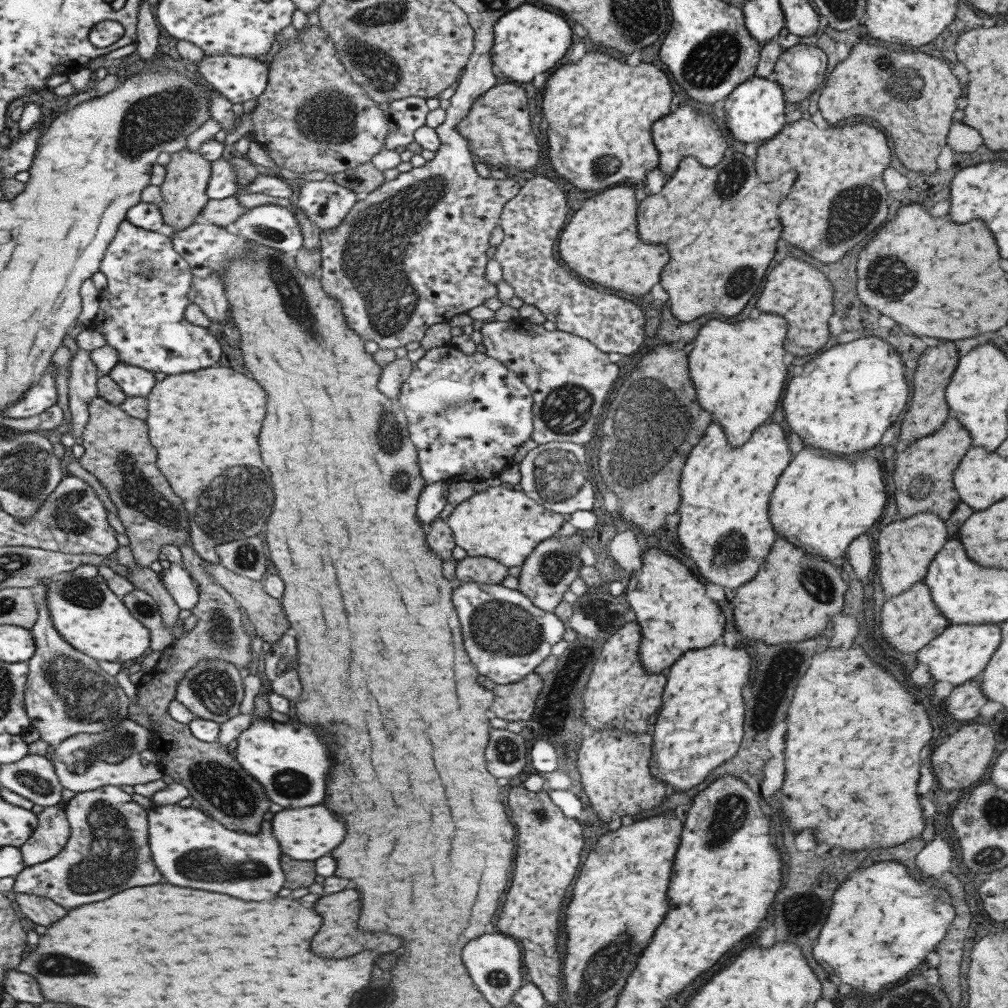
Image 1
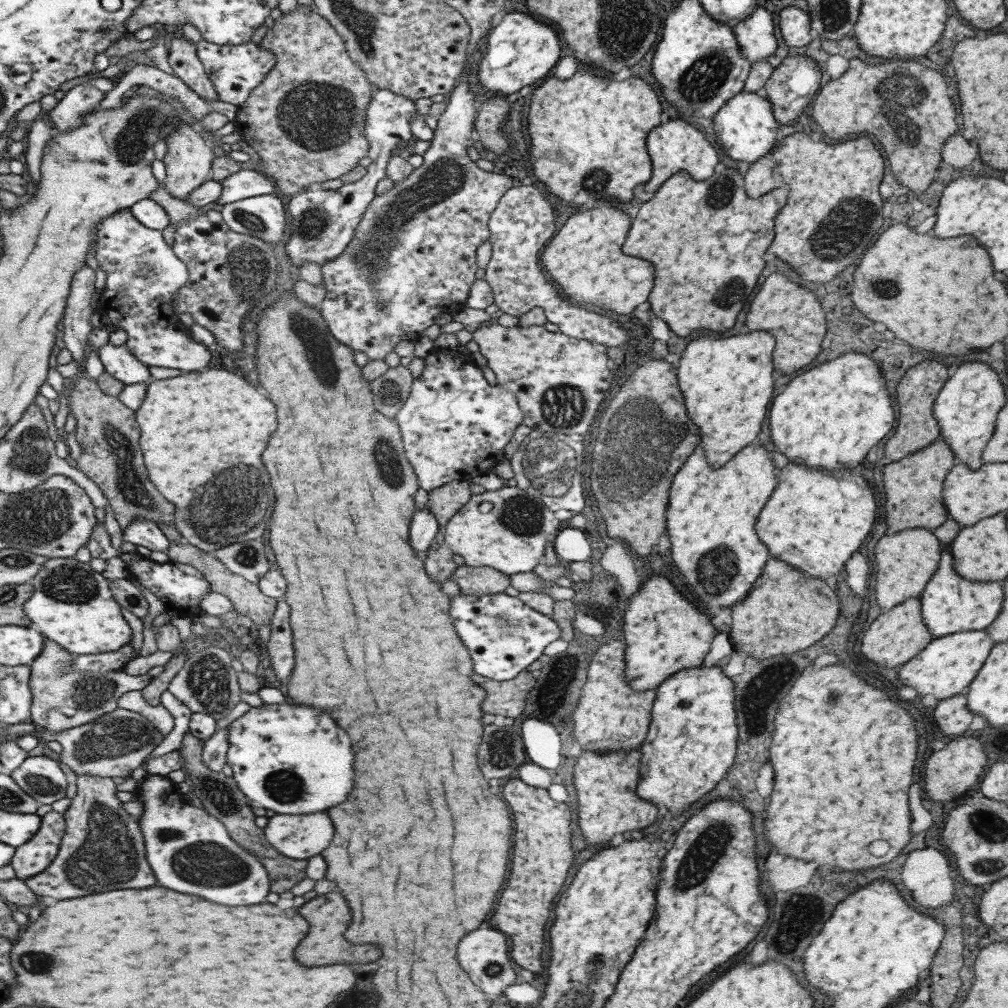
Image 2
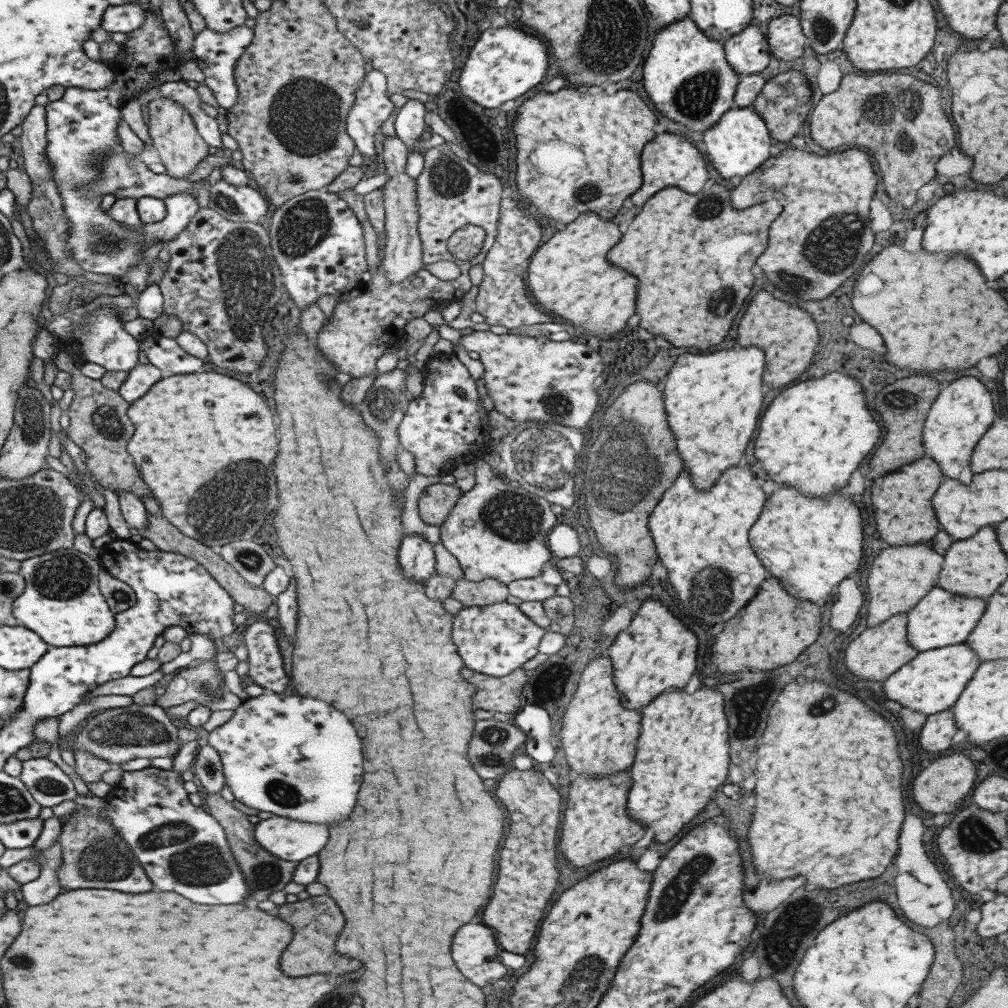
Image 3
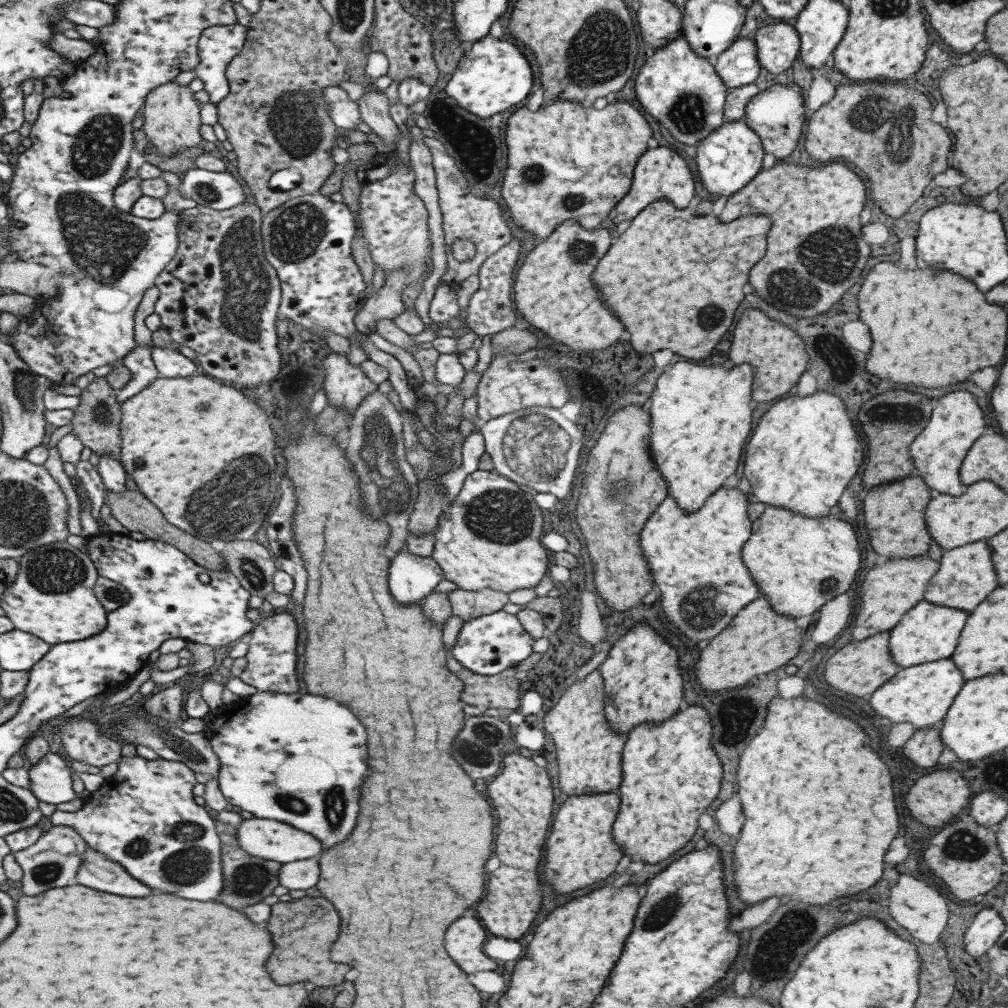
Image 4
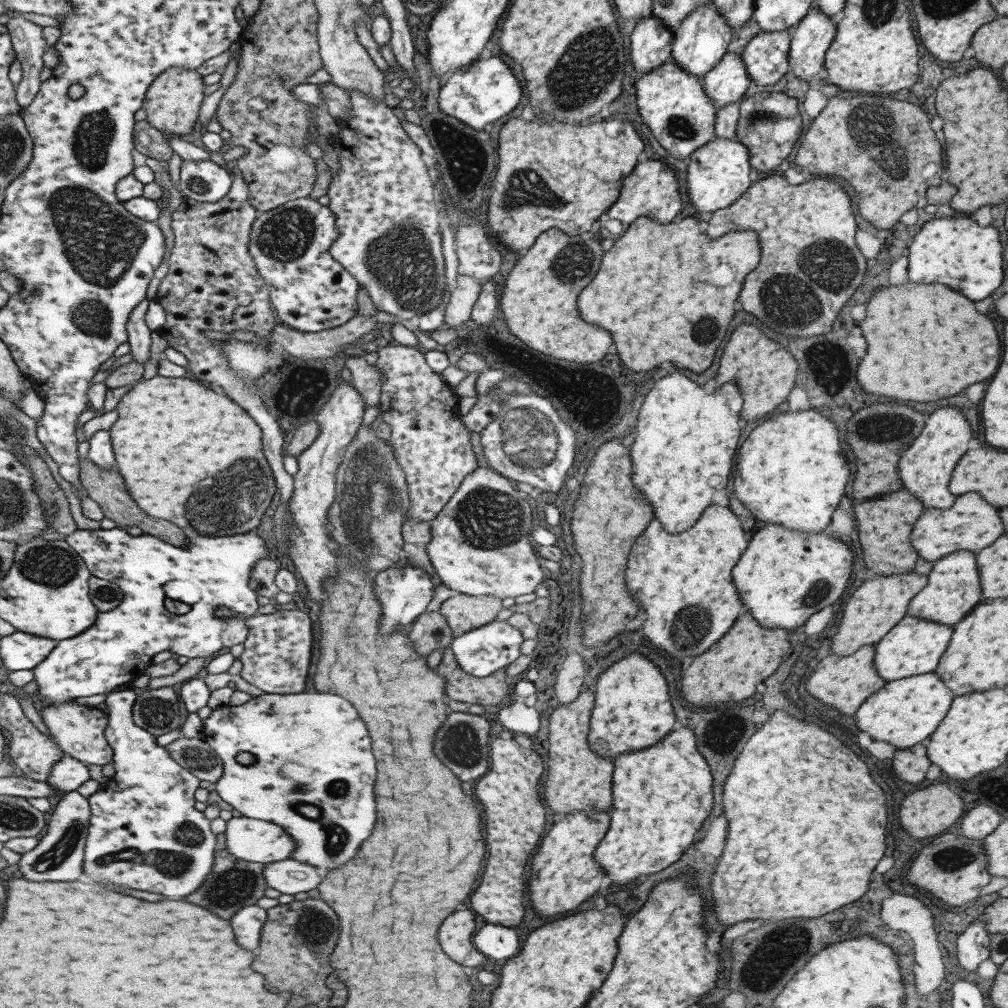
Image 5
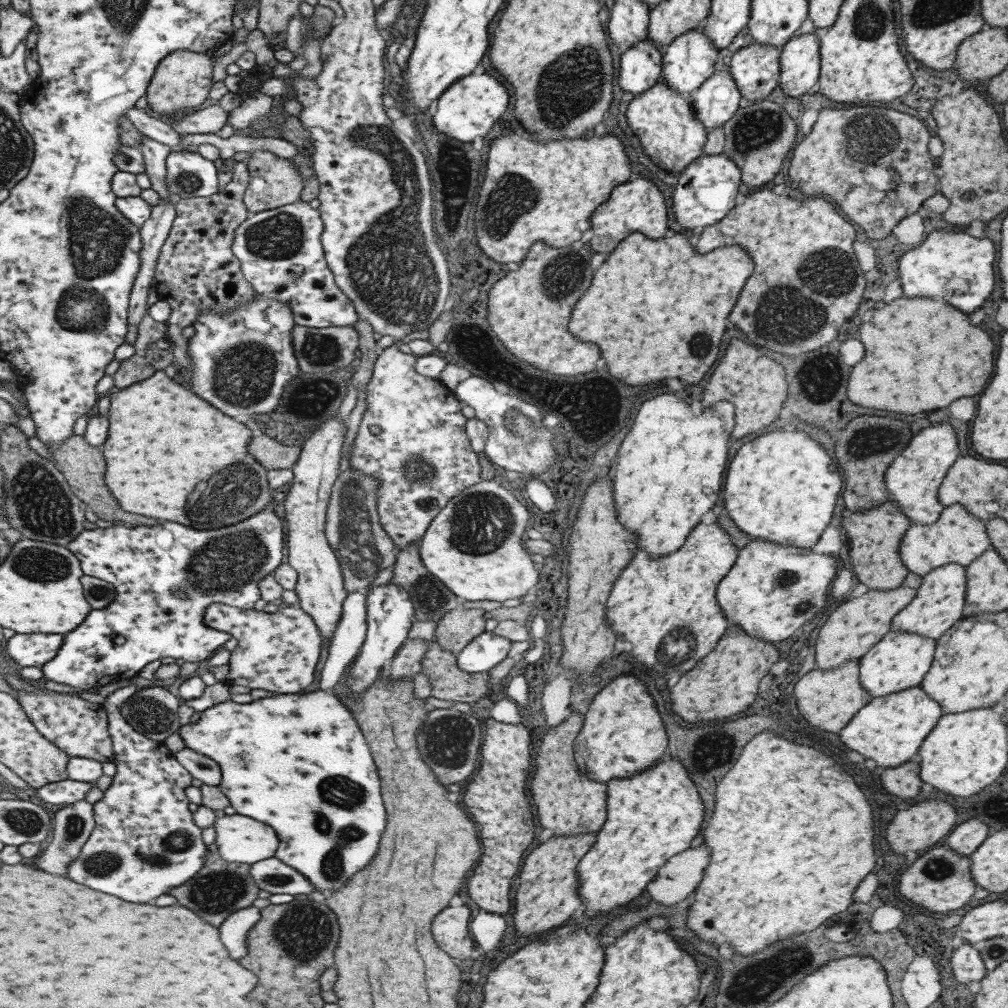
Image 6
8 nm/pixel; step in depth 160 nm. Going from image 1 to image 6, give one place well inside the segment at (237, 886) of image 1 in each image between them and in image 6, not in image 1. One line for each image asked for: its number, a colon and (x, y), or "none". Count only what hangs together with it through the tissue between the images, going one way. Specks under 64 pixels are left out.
2: (189, 851)
3: (181, 848)
4: (144, 818)
5: (143, 833)
6: (143, 843)

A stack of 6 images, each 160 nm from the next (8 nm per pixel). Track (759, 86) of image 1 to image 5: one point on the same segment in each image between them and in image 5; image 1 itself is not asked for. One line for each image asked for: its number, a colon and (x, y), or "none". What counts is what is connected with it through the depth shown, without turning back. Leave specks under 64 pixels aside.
2: (744, 127)
3: (738, 143)
4: (728, 158)
5: (717, 174)

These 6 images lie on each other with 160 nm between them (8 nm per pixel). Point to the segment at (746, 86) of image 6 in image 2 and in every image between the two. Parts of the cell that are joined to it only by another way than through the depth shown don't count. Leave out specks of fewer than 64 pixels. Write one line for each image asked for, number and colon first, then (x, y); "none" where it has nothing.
2: (793, 26)
3: (785, 40)
4: (777, 44)
5: (765, 56)

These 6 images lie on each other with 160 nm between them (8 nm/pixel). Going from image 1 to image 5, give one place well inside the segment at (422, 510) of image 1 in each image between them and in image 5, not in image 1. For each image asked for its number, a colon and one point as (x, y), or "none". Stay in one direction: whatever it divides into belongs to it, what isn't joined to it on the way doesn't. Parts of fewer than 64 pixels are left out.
2: (423, 528)
3: (415, 556)
4: (411, 578)
5: (402, 592)

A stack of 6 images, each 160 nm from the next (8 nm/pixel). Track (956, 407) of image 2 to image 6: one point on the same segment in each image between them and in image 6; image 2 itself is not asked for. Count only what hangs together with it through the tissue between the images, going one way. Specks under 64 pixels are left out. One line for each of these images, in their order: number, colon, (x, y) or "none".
3: (962, 412)
4: (937, 452)
5: (924, 468)
6: (912, 478)

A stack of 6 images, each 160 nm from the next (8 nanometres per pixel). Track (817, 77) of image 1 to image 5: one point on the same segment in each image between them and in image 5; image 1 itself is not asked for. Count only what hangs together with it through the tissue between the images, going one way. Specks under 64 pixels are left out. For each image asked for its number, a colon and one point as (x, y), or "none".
2: (792, 84)
3: (783, 102)
4: (775, 114)
5: (769, 124)

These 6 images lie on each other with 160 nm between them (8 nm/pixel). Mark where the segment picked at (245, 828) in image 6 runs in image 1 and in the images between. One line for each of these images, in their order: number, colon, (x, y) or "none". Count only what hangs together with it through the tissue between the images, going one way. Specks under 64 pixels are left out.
1: (305, 834)
2: (298, 837)
3: (291, 840)
4: (266, 839)
5: (251, 840)

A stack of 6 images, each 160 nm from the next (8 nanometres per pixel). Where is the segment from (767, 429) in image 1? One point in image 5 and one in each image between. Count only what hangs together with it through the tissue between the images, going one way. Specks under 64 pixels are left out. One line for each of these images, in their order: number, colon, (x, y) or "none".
2: (710, 513)
3: (700, 538)
4: (695, 562)
5: (681, 581)

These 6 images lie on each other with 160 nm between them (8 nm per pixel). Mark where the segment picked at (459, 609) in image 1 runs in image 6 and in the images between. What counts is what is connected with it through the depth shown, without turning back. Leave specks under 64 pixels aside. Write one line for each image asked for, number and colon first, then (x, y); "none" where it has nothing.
2: (502, 636)
3: (495, 639)
4: (486, 645)
5: (480, 652)
6: (485, 650)

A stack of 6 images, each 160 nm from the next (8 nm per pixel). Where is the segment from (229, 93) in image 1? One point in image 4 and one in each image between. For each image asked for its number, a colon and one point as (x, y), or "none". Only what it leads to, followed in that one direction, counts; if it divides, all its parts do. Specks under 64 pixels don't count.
2: (233, 70)
3: (215, 54)
4: (216, 46)

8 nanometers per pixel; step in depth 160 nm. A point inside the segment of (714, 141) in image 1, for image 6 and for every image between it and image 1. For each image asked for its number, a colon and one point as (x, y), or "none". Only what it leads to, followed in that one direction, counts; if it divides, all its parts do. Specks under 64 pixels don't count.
2: (672, 146)
3: (667, 159)
4: (660, 173)
5: (651, 189)
6: (638, 206)

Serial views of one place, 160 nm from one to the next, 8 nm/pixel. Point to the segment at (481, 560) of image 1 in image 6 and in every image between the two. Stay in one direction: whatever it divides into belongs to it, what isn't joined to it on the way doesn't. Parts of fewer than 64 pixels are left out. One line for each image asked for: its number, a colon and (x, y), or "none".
2: (471, 580)
3: (488, 591)
4: (465, 604)
5: (461, 613)
6: (456, 628)

